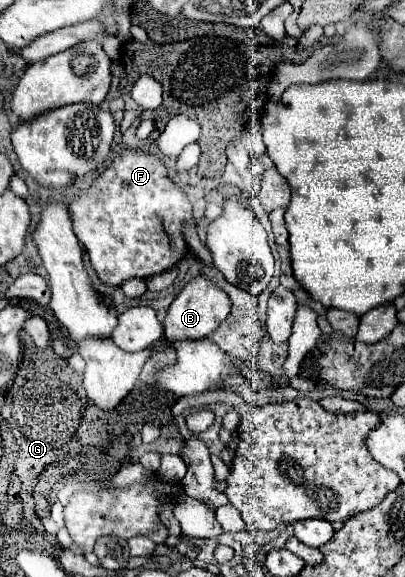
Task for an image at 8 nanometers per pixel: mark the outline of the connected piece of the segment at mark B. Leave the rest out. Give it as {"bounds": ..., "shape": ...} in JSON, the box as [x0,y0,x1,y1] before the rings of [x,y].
{"bounds":[164,275,232,341],"shape":[[[202,275],[194,277],[180,295],[172,301],[166,319],[164,319],[164,331],[170,341],[184,341],[184,339],[206,339],[210,333],[216,331],[216,327],[228,317],[232,307],[230,297],[210,281],[206,281]]]}

